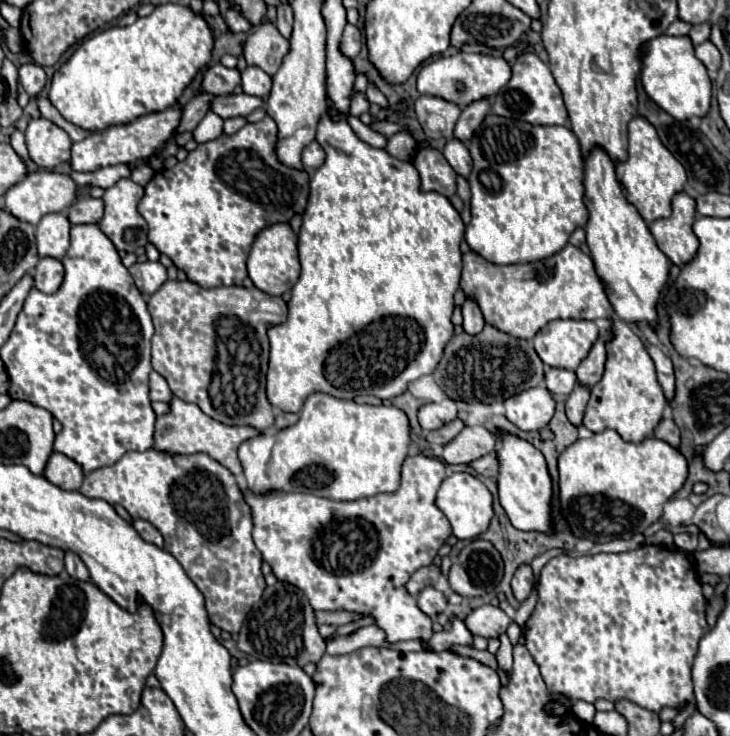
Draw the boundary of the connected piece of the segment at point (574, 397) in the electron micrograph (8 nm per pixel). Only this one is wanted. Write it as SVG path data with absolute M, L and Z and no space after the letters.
M577 383L575 389L571 391L571 395L567 397L565 411L567 411L569 421L571 421L573 425L577 425L577 427L579 427L581 421L583 421L583 409L585 409L585 405L587 405L587 401L589 401L589 391L591 391L591 387Z

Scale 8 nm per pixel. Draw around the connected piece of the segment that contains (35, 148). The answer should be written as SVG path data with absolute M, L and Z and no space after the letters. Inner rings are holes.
M39 117L33 119L25 131L29 157L45 169L53 169L71 159L71 139L55 123Z

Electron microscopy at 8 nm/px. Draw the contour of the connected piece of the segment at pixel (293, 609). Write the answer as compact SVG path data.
M277 581L273 587L267 587L259 603L253 605L247 619L243 621L237 645L243 653L247 653L253 659L299 665L299 667L305 663L319 663L319 659L325 655L325 641L317 631L313 609L305 593L295 585L281 581Z

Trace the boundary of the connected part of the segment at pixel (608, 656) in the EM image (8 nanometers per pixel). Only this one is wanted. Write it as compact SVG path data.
M641 545L639 549L625 551L625 553L597 553L597 555L557 555L553 557L539 573L537 579L537 605L531 611L527 623L525 623L525 647L529 649L533 661L539 667L539 673L547 685L549 691L561 693L569 699L583 699L583 701L617 701L617 699L629 699L649 711L659 713L663 707L683 707L685 703L691 703L695 699L691 689L691 661L695 659L695 649L699 645L699 639L709 631L709 625L705 621L705 607L707 599L703 597L701 583L695 571L695 565L689 557L689 553L681 549L667 549L659 545Z

